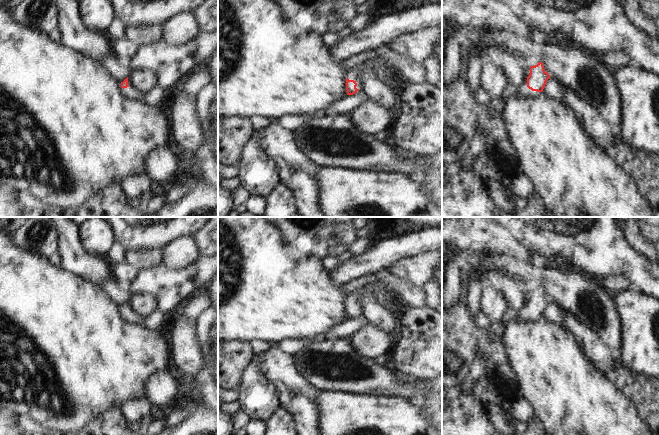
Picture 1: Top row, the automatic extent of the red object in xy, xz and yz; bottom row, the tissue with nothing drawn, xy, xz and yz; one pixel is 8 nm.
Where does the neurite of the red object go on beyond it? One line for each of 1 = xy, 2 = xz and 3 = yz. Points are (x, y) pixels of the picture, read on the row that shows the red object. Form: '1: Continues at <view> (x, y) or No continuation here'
1: Continues at xy (131, 93)
2: Continues at xz (352, 72)
3: Continues at yz (522, 91).

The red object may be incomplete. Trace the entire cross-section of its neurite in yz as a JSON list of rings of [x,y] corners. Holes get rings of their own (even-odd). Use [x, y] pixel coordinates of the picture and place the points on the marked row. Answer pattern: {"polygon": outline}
{"polygon": [[[542,62],[530,67],[527,85],[512,89],[509,93],[519,98],[529,98],[542,92],[550,75],[544,70]]]}

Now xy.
{"polygon": [[[128,77],[121,83],[121,87],[124,89],[124,93],[128,99],[143,102],[144,95],[135,88],[128,86]]]}

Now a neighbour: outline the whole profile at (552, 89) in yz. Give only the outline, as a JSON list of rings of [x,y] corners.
[[[552,77],[547,80],[542,92],[551,99],[554,99],[559,102],[563,101],[563,94],[561,92],[559,82],[557,82]]]

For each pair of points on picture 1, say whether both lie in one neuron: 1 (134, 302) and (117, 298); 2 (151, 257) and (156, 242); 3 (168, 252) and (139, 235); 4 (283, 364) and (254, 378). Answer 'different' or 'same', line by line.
1: different
2: different
3: different
4: different

